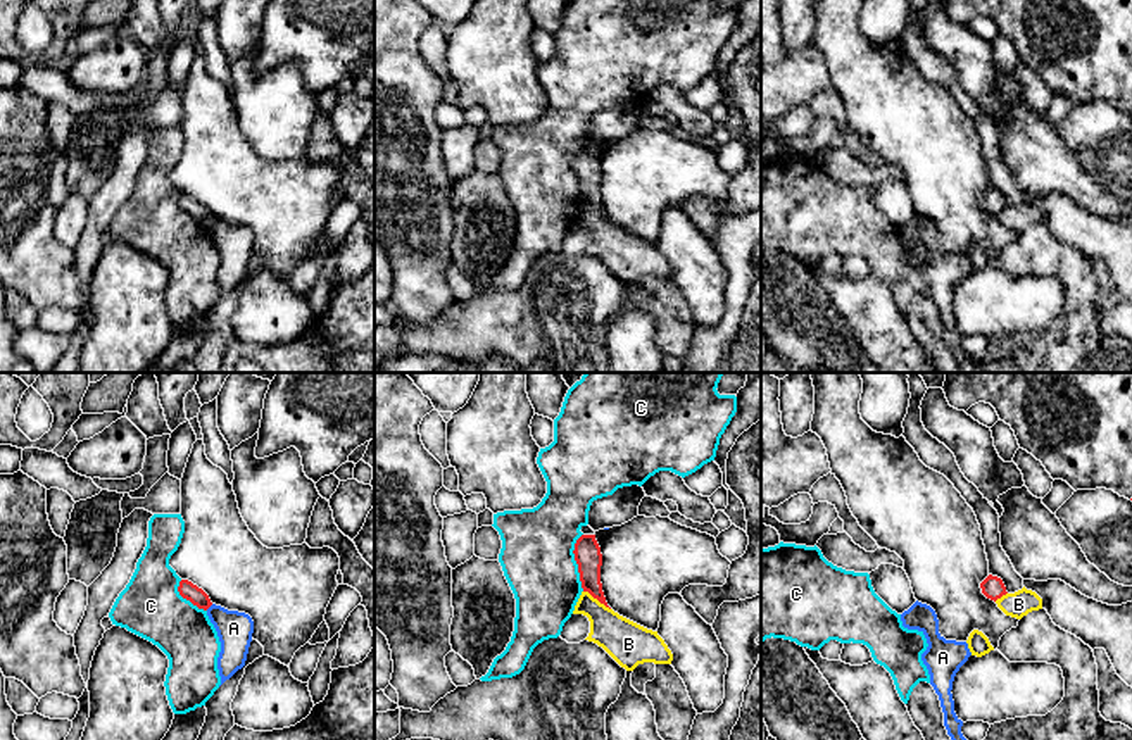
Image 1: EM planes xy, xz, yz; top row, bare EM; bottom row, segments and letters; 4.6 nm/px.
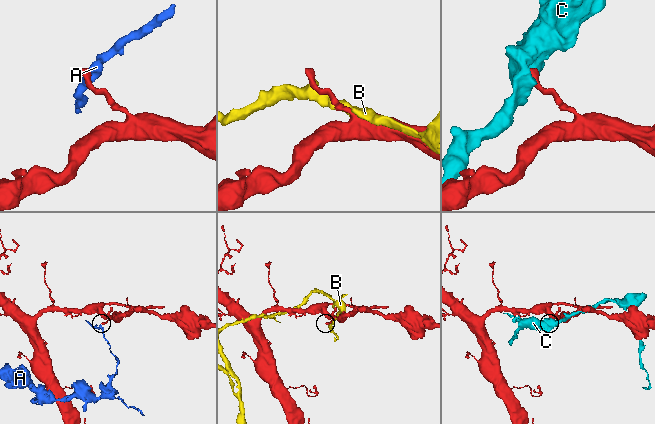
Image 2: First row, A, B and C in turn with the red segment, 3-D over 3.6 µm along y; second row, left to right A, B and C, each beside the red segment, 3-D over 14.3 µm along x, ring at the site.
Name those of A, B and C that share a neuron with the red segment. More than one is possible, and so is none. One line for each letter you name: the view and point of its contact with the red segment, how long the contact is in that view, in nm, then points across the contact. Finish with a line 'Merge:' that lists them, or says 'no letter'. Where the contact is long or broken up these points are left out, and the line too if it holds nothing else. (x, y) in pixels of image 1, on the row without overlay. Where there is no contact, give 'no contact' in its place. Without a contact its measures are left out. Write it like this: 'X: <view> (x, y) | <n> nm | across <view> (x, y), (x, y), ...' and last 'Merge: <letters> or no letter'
Merge: no letter

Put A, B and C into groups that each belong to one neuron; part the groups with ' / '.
A / B / C

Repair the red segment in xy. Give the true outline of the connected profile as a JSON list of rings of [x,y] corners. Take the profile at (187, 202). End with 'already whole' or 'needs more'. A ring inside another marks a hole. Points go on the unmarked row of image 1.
[[[188,193],[179,195],[178,205],[198,223],[207,224],[212,219],[209,209]]]; already whole

